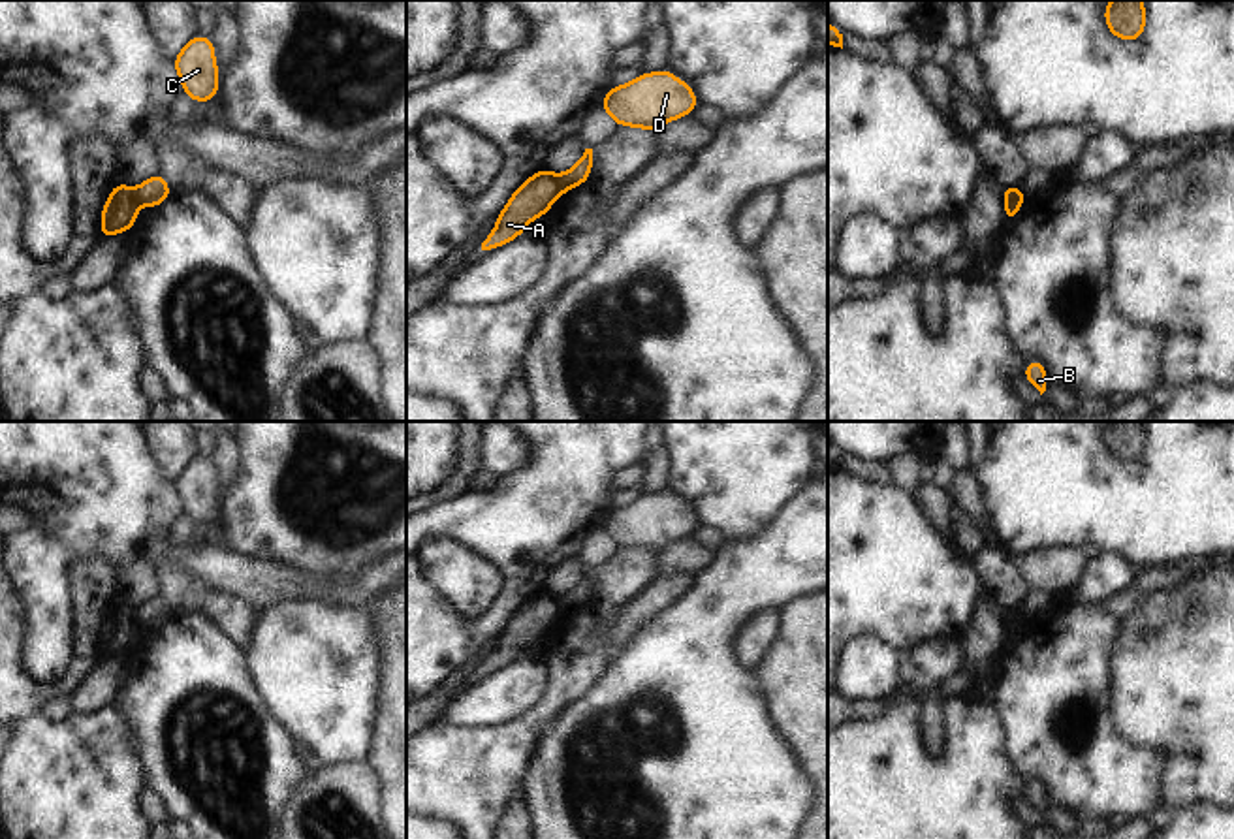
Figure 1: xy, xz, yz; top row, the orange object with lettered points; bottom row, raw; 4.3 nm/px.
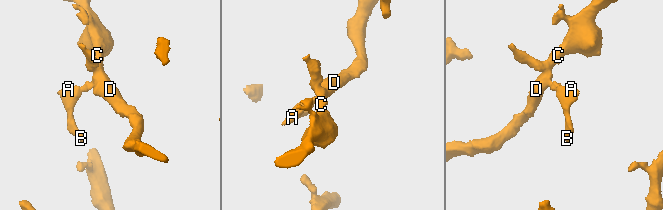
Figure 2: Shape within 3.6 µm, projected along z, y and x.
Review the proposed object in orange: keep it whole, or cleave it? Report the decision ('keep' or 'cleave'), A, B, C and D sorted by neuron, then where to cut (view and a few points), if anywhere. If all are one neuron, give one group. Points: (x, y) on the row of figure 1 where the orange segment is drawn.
cleave; A B / C D; cut in xz along (555, 175), (561, 192)

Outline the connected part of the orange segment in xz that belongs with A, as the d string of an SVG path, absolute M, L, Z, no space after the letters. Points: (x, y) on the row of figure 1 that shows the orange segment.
M547 167L529 177L508 199L497 216L495 230L482 243L482 250L498 248L523 233L538 216L544 216L561 198L557 175Z

